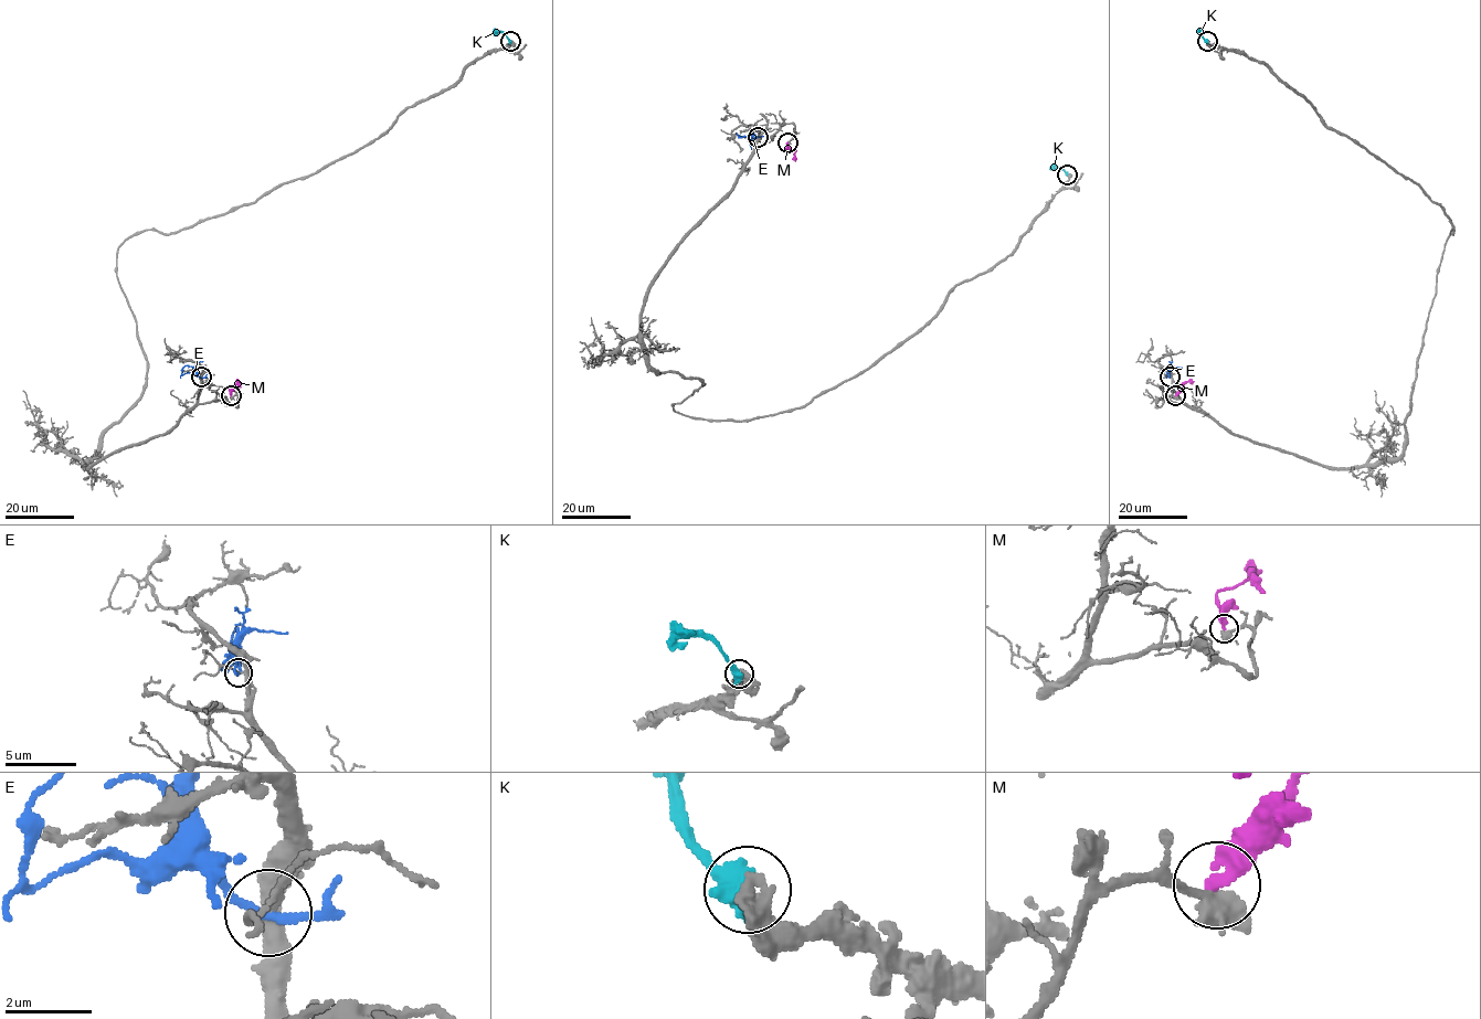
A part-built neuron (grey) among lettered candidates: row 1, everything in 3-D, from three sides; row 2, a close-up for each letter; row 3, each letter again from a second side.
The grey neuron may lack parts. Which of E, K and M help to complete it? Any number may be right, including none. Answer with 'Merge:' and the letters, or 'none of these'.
Merge: none of these

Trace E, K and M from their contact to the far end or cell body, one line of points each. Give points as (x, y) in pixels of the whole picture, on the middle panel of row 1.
E: (757, 137), (739, 135)
K: (1067, 174), (1049, 167)
M: (787, 144), (785, 148), (793, 152), (795, 161)

